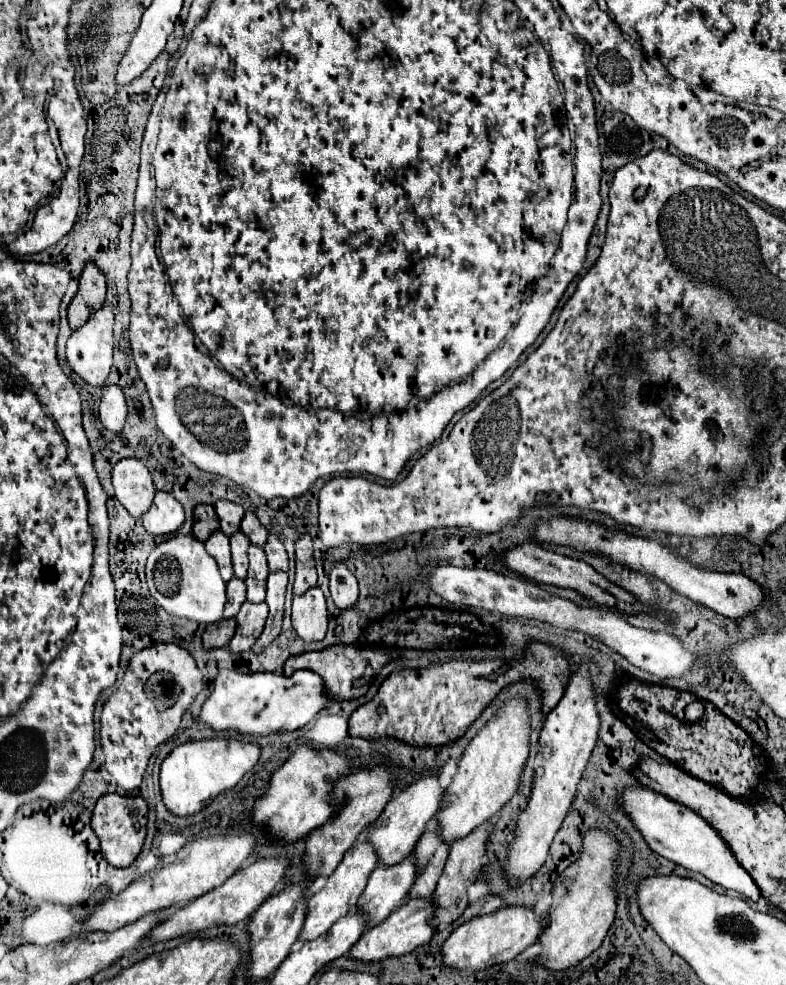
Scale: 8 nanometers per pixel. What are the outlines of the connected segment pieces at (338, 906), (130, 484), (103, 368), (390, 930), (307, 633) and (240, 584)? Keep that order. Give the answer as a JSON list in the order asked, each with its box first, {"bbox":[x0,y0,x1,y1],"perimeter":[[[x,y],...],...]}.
[{"bbox":[299,838,377,940],"perimeter":[[[361,838],[351,850],[347,850],[347,854],[343,856],[341,864],[337,866],[337,870],[329,876],[325,888],[321,888],[317,894],[313,894],[309,900],[307,900],[307,918],[305,918],[305,924],[303,924],[303,930],[299,934],[299,940],[315,940],[319,938],[321,934],[325,934],[341,916],[347,916],[349,912],[355,910],[355,904],[367,884],[367,876],[375,870],[377,866],[377,856],[375,856],[375,850],[369,846],[369,842],[365,838]]]},{"bbox":[113,458,155,518],"perimeter":[[[123,458],[113,468],[113,488],[117,500],[133,518],[141,518],[149,510],[155,486],[151,472],[137,458]]]},{"bbox":[67,306,113,386],"perimeter":[[[103,306],[87,324],[77,328],[67,340],[67,362],[77,376],[81,376],[91,386],[105,386],[113,364],[113,312],[109,306]]]},{"bbox":[349,900,433,962],"perimeter":[[[407,900],[403,902],[403,906],[399,910],[395,910],[387,920],[383,920],[383,924],[369,928],[363,932],[363,936],[357,940],[357,944],[349,950],[349,956],[357,962],[379,962],[383,958],[389,956],[403,956],[413,952],[417,946],[423,946],[431,940],[433,936],[433,928],[429,926],[429,918],[433,916],[433,904],[429,900]]]},{"bbox":[293,588,327,640],"perimeter":[[[319,588],[307,590],[303,596],[293,598],[293,628],[305,640],[323,640],[327,634],[327,606]]]},{"bbox":[223,578,245,618],"perimeter":[[[233,578],[229,584],[227,584],[227,604],[225,604],[225,610],[223,610],[223,618],[235,618],[241,604],[245,602],[245,582],[239,580],[239,578]]]}]

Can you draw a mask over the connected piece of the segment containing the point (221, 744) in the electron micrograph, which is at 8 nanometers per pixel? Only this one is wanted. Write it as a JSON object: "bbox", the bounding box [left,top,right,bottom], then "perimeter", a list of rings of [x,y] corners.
{"bbox":[161,740,261,816],"perimeter":[[[197,740],[177,746],[161,764],[163,802],[175,816],[203,810],[217,794],[233,788],[259,760],[261,746],[241,740]]]}

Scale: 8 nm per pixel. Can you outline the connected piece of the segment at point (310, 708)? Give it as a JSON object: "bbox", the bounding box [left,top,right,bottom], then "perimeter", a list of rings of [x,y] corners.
{"bbox":[201,670,329,734],"perimeter":[[[237,670],[219,672],[213,694],[205,700],[201,720],[213,730],[237,730],[241,734],[281,734],[303,728],[319,710],[329,704],[325,682],[311,670],[297,670],[285,678],[271,678],[271,672],[241,674]]]}

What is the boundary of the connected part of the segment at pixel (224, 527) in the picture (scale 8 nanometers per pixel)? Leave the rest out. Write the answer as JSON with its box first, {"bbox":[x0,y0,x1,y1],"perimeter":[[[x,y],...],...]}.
{"bbox":[215,500,245,536],"perimeter":[[[219,500],[215,504],[215,512],[217,512],[219,520],[221,520],[221,532],[225,532],[227,536],[239,532],[239,524],[241,524],[241,520],[245,516],[245,510],[239,504]]]}

